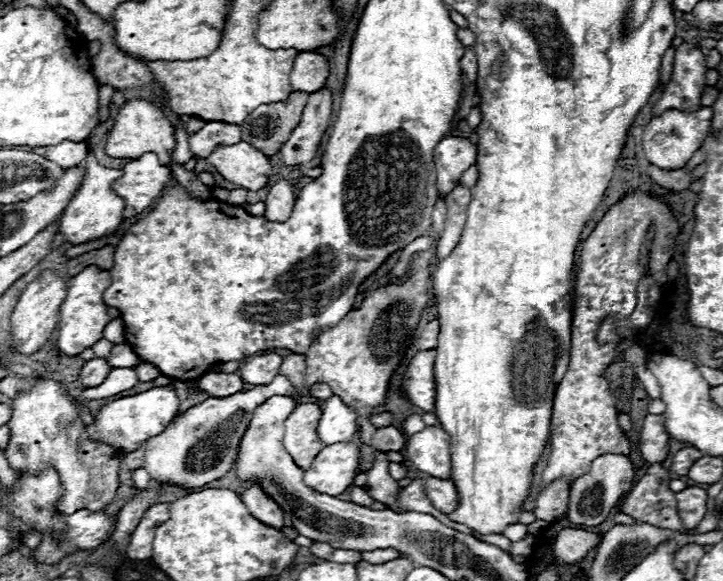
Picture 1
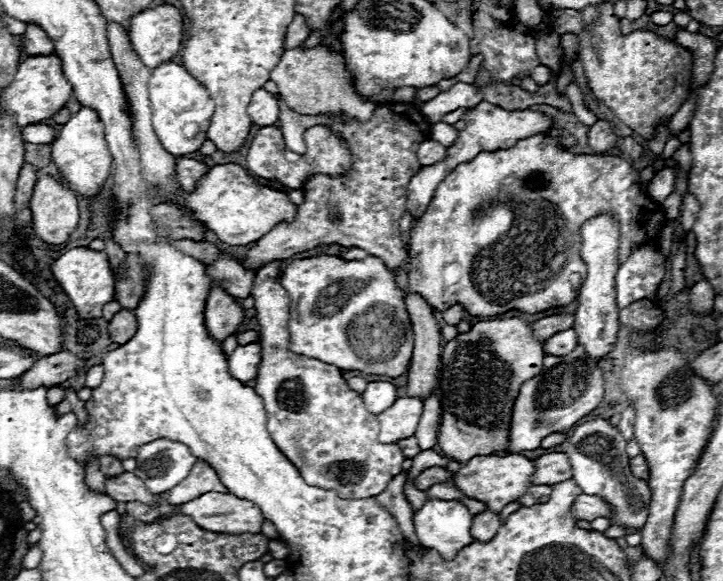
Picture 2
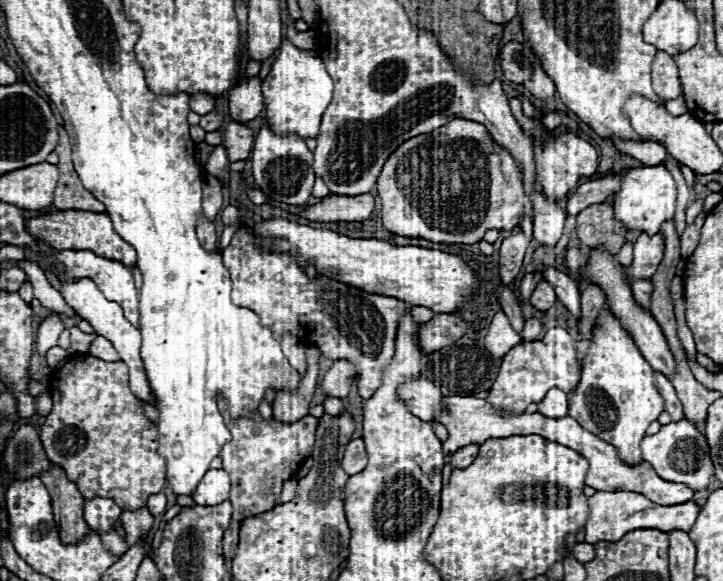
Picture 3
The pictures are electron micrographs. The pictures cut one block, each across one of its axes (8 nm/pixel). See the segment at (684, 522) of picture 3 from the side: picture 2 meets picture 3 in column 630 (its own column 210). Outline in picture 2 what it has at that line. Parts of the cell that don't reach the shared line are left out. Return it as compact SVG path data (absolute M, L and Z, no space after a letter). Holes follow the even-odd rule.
M206 492L200 498L182 504L182 508L153 522L160 522L178 514L190 516L204 530L226 534L258 532L264 522L264 516L254 502L240 500L234 494L220 492Z

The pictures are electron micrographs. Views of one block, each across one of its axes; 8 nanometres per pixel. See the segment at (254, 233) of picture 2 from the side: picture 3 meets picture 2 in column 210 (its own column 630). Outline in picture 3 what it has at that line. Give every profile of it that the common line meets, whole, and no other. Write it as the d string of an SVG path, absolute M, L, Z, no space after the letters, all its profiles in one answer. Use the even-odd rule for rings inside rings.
M642 166L630 168L614 196L614 216L624 224L626 230L638 230L646 234L658 234L662 222L670 220L676 210L676 182L664 166Z

